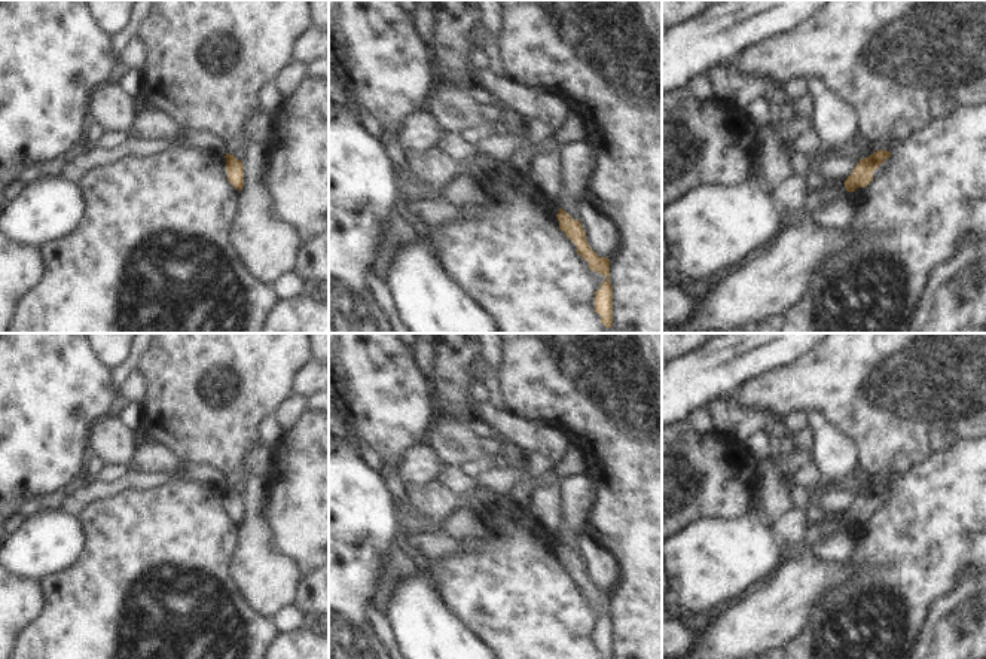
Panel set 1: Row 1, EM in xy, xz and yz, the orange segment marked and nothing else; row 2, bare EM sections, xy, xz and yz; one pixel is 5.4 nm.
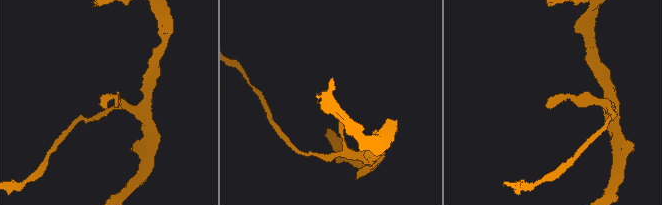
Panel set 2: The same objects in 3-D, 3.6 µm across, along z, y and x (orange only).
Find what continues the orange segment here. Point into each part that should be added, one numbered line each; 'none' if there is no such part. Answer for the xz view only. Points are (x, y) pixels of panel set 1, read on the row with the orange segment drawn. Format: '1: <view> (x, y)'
none.

